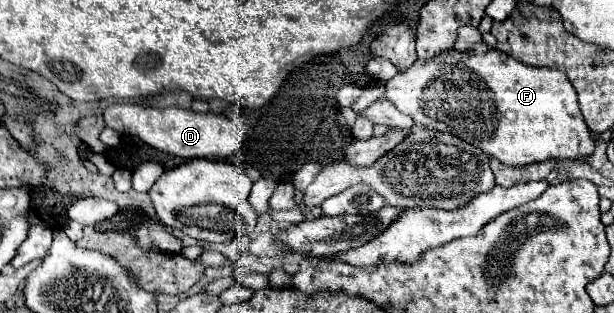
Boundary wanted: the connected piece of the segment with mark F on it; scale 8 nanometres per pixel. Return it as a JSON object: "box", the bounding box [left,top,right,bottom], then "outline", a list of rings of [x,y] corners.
{"box":[386,49,594,165],"outline":[[[446,49],[436,57],[422,61],[416,59],[412,69],[394,75],[386,83],[388,101],[396,105],[402,113],[410,115],[414,123],[434,127],[434,129],[448,129],[456,137],[480,147],[486,155],[500,159],[504,165],[528,165],[540,163],[548,159],[578,159],[590,155],[594,149],[594,139],[584,123],[584,117],[578,107],[576,91],[572,83],[560,73],[558,69],[544,69],[544,67],[528,67],[496,49],[488,49],[478,57],[472,51],[456,51]]]}

